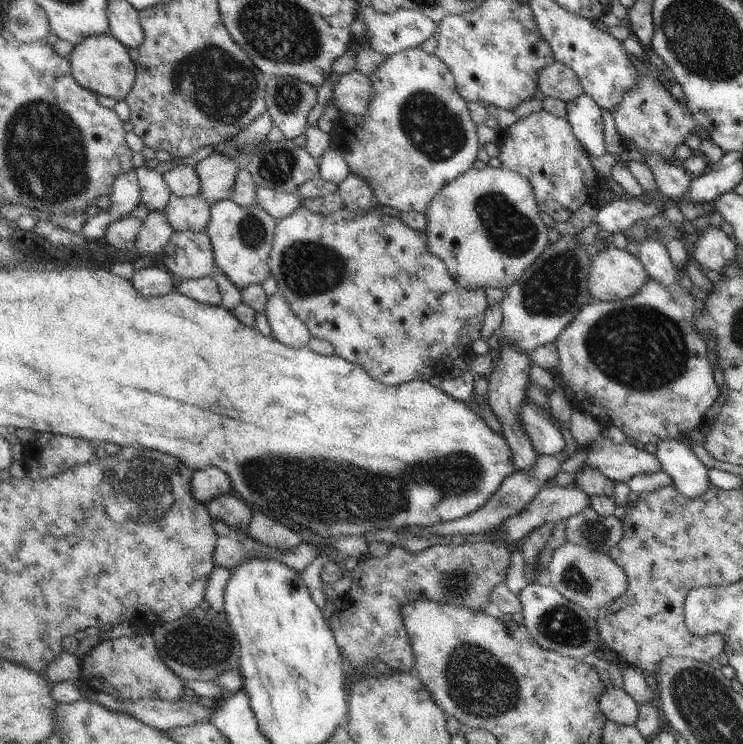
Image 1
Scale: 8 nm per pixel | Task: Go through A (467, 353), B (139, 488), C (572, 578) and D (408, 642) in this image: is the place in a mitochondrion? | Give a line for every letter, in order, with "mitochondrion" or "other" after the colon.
A: other
B: mitochondrion
C: mitochondrion
D: other

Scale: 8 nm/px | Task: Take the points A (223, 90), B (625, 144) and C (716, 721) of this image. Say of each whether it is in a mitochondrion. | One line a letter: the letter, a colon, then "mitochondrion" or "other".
A: mitochondrion
B: other
C: mitochondrion

